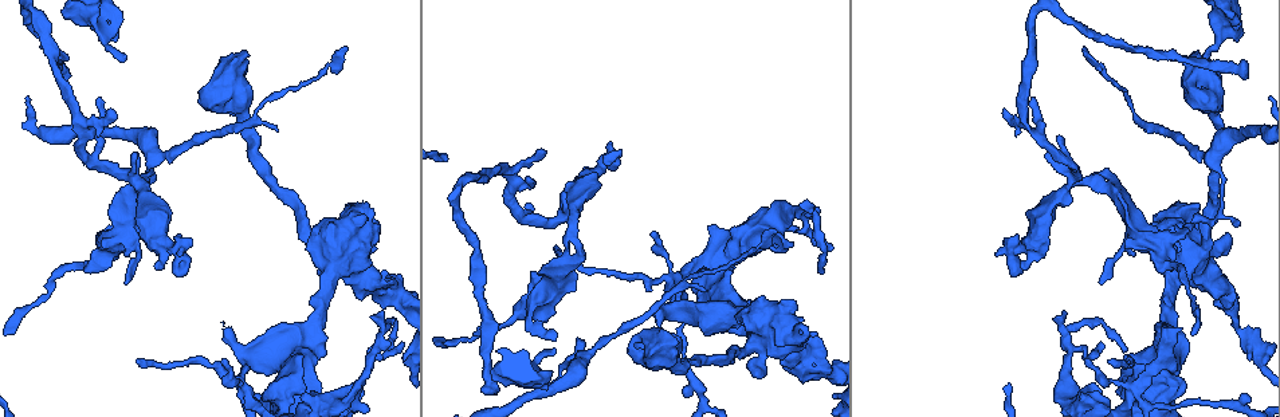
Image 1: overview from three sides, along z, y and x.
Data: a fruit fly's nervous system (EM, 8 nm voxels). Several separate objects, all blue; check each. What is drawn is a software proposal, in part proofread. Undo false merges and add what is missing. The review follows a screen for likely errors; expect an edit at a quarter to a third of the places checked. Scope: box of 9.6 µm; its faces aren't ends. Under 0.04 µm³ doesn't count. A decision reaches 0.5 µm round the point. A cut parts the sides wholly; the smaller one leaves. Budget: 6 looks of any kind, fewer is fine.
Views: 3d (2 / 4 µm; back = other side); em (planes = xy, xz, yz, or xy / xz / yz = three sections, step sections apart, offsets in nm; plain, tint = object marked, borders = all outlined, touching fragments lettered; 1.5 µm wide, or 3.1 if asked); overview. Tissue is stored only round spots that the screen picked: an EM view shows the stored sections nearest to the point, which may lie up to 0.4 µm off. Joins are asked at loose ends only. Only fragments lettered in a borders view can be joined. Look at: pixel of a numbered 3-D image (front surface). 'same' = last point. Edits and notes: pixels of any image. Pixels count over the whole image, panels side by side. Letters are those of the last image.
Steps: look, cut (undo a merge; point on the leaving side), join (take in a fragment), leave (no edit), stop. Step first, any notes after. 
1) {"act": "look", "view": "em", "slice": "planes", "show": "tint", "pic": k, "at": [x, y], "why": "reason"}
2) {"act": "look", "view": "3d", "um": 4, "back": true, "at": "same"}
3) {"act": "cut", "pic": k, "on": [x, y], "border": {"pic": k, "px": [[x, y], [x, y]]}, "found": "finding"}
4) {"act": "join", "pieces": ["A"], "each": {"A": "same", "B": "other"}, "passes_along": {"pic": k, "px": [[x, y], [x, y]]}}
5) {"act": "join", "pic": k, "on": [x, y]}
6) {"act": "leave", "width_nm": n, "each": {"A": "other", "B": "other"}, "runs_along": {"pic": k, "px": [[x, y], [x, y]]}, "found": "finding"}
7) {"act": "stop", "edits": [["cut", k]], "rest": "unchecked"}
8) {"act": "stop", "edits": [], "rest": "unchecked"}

{"act": "look", "view": "em", "slice": "yz", "step": 8, "show": "borders", "pic": 1, "at": [1046, 156], "why": "tapers out"}

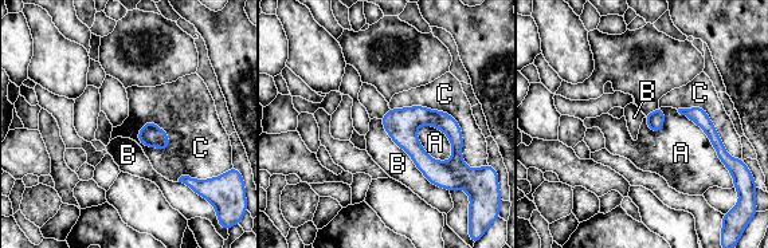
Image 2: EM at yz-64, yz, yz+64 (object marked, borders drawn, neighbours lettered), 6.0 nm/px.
{"act": "look", "view": "em", "slice": "planes", "show": "borders", "at": "same"}

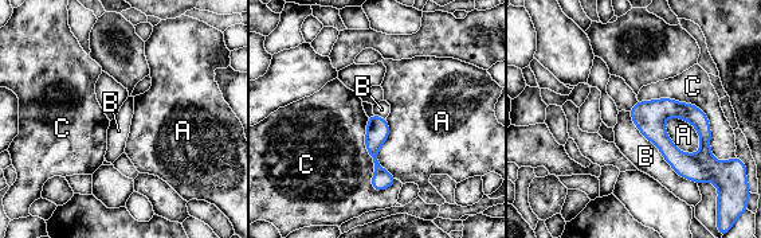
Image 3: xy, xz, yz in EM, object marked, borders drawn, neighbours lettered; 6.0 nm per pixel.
{"act": "leave", "each": {"A": "other", "B": "other", "C": "other"}, "runs_along": {"pic": 3, "px": [[634, 112], [679, 159], [703, 156]]}, "found": "no lettered fragment goes on from it"}

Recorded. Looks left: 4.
{"act": "look", "view": "em", "slice": "planes", "show": "borders", "pic": 1, "at": [1236, 222], "why": "thin end"}

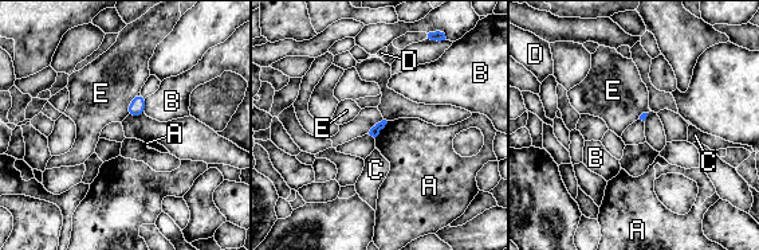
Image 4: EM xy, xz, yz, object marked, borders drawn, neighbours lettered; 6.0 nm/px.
{"act": "leave", "each": {"A": "other", "B": "other", "C": "other", "D": "other", "E": "other"}, "border": {"pic": 4, "px": [[140, 93], [130, 102], [126, 114]]}, "found": "none of them fits"}

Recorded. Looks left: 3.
{"act": "look", "view": "em", "slice": "xy", "step": 4, "show": "borders", "pic": 1, "at": [385, 270], "why": "branch stops here"}

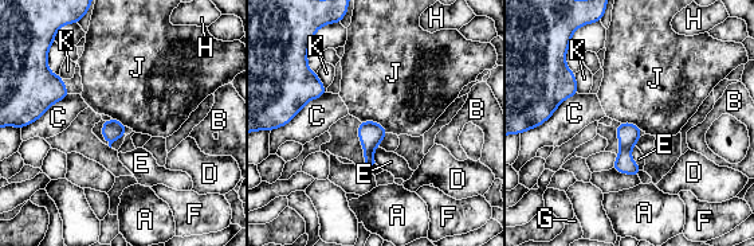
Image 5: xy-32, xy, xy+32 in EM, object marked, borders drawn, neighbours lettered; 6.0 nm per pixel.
{"act": "leave", "each": {"A": "other", "B": "other", "C": "other", "D": "other", "E": "other", "F": "other", "G": "other", "H": "other", "J": "other", "K": "other"}, "border": {"pic": 5, "px": [[361, 121], [376, 121], [388, 132]]}, "found": "none of them fits"}

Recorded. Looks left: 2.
{"act": "stop", "edits": [], "rest": "unchecked"}

